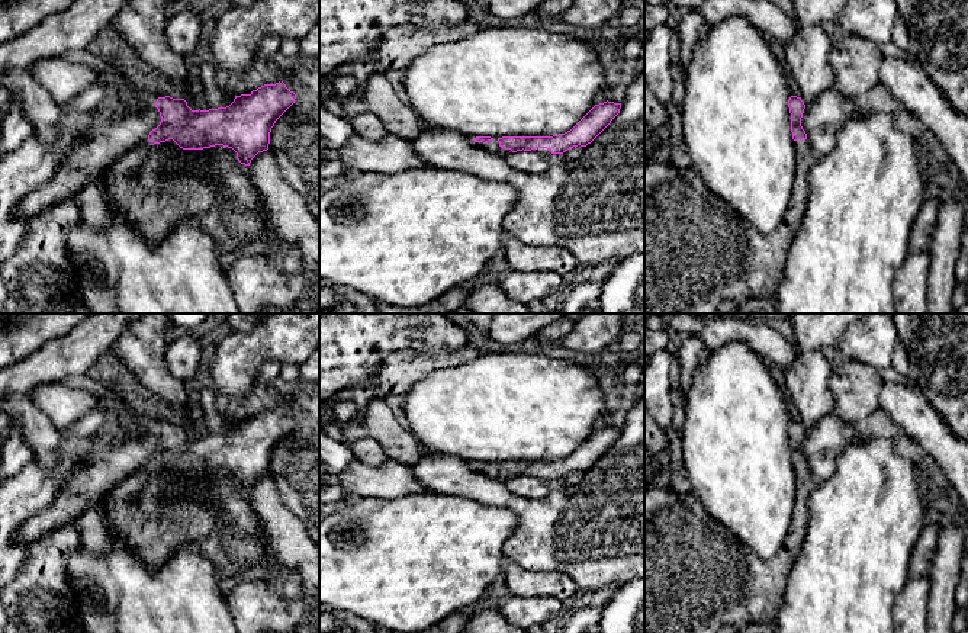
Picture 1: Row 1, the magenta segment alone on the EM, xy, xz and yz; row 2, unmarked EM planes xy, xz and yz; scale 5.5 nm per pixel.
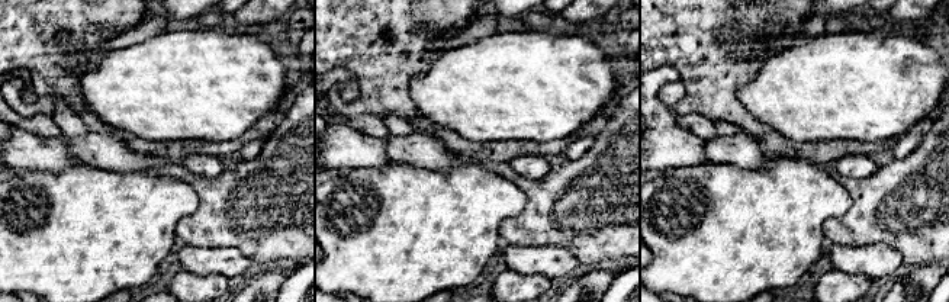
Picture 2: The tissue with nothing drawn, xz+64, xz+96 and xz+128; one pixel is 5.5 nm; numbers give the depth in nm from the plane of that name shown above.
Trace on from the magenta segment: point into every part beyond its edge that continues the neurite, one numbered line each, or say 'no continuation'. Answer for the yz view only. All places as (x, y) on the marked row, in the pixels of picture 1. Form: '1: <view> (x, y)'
1: yz (698, 251)

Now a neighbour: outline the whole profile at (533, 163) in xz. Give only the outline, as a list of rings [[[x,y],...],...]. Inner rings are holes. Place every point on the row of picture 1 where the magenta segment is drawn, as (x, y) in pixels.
[[[517,151],[505,155],[506,163],[517,171],[540,174],[550,166],[544,155],[534,151]]]

